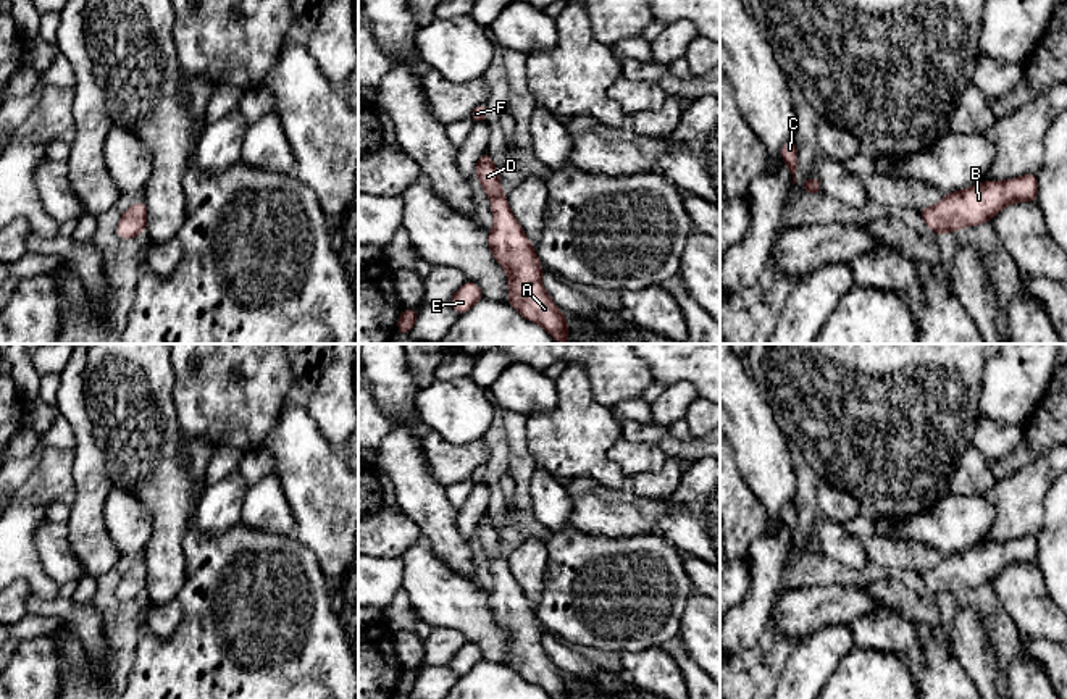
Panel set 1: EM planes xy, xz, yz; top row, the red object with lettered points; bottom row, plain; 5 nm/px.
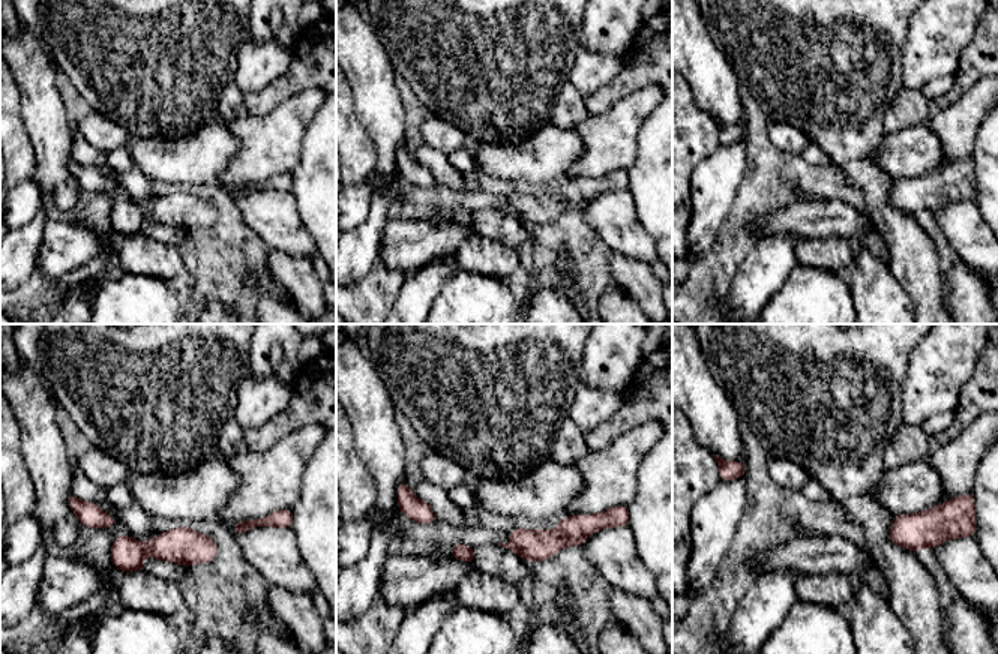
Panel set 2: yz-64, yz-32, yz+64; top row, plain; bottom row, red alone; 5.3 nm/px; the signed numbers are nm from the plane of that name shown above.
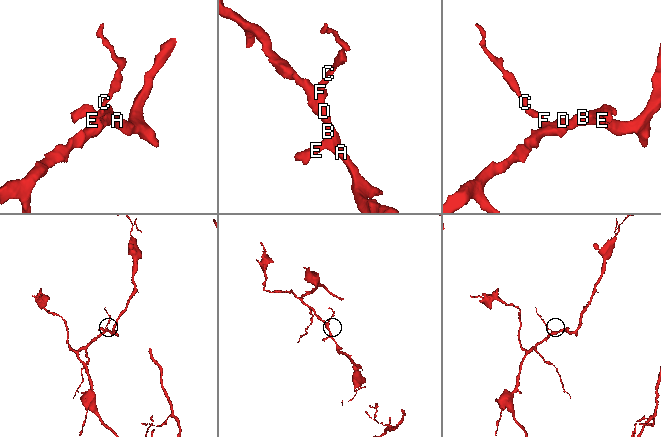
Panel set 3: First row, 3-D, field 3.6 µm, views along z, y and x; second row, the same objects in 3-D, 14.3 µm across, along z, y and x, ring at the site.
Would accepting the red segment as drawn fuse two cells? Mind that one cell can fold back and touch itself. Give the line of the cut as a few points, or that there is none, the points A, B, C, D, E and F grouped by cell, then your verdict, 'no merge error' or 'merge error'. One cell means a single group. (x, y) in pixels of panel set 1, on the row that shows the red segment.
cut none; groups A B C D E F; no merge error

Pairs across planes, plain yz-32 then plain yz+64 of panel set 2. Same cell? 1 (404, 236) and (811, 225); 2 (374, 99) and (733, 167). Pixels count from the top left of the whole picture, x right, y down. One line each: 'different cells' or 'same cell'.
1: same cell
2: different cells

